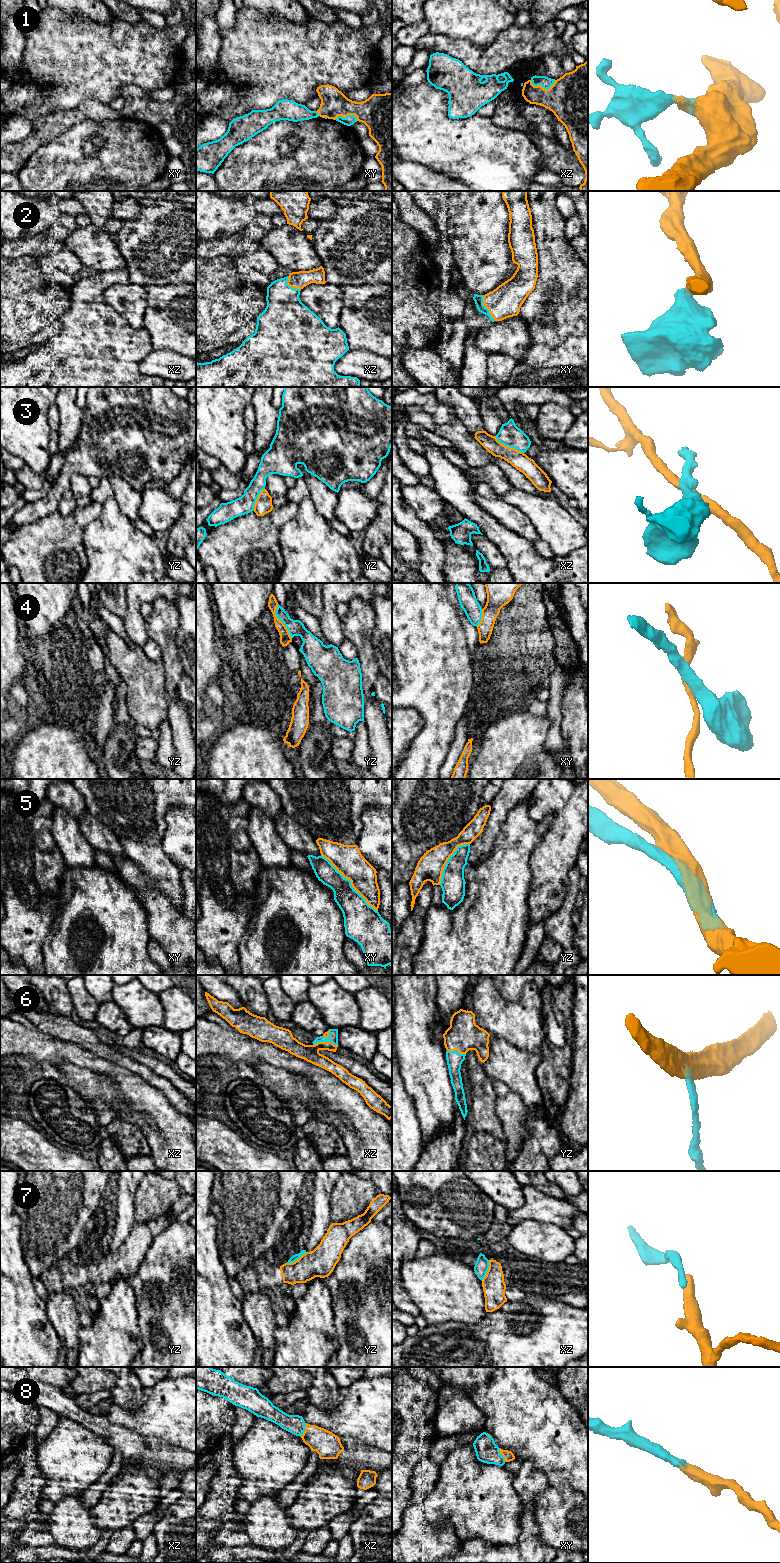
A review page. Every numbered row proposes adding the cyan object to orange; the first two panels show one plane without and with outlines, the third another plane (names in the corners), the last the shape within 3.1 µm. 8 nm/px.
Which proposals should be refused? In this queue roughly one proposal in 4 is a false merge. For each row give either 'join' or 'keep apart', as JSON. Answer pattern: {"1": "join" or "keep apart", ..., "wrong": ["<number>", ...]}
{"1": "join", "2": "join", "3": "keep apart", "4": "keep apart", "5": "keep apart", "6": "join", "7": "keep apart", "8": "join", "wrong": ["3", "4", "5", "7"]}

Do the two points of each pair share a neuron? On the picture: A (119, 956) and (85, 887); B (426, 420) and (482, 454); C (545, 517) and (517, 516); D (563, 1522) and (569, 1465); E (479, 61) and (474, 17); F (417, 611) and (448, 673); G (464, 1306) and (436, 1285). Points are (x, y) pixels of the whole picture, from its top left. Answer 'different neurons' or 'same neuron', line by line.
A: same neuron
B: same neuron
C: different neurons
D: different neurons
E: different neurons
F: same neuron
G: same neuron

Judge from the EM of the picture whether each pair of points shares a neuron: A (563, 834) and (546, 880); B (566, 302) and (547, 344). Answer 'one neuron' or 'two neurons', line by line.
A: one neuron
B: one neuron

